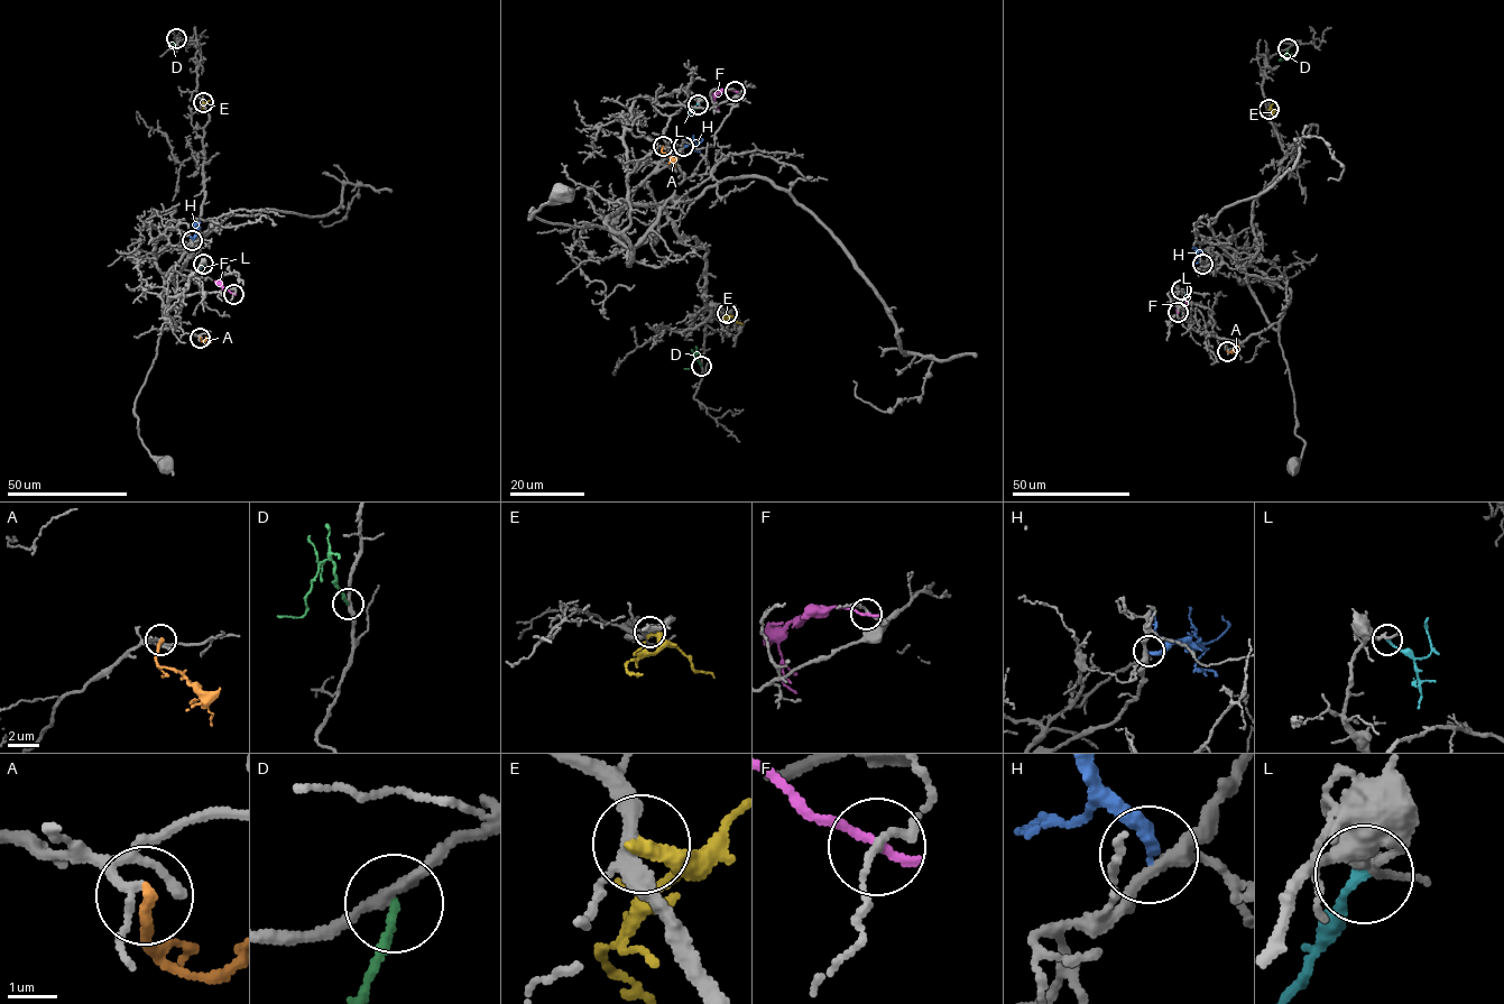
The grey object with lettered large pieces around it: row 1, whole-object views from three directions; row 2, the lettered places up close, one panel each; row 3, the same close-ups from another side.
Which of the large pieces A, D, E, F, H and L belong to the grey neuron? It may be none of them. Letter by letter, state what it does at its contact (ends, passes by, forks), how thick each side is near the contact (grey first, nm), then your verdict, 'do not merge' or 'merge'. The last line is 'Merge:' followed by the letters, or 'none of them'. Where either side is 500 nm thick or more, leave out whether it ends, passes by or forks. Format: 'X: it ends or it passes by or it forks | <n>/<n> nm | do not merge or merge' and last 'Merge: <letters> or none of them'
A: it ends | 120/240 nm | merge
D: it ends | 240/160 nm | do not merge
E: it ends | 280/440 nm | do not merge
F: it ends | 120/200 nm | do not merge
H: it ends | 240/280 nm | do not merge
L: it ends | 200/190 nm | do not merge
Merge: A

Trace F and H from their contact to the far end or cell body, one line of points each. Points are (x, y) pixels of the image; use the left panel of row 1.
F: (233, 294), (218, 283), (221, 282)
H: (192, 240), (199, 223)

